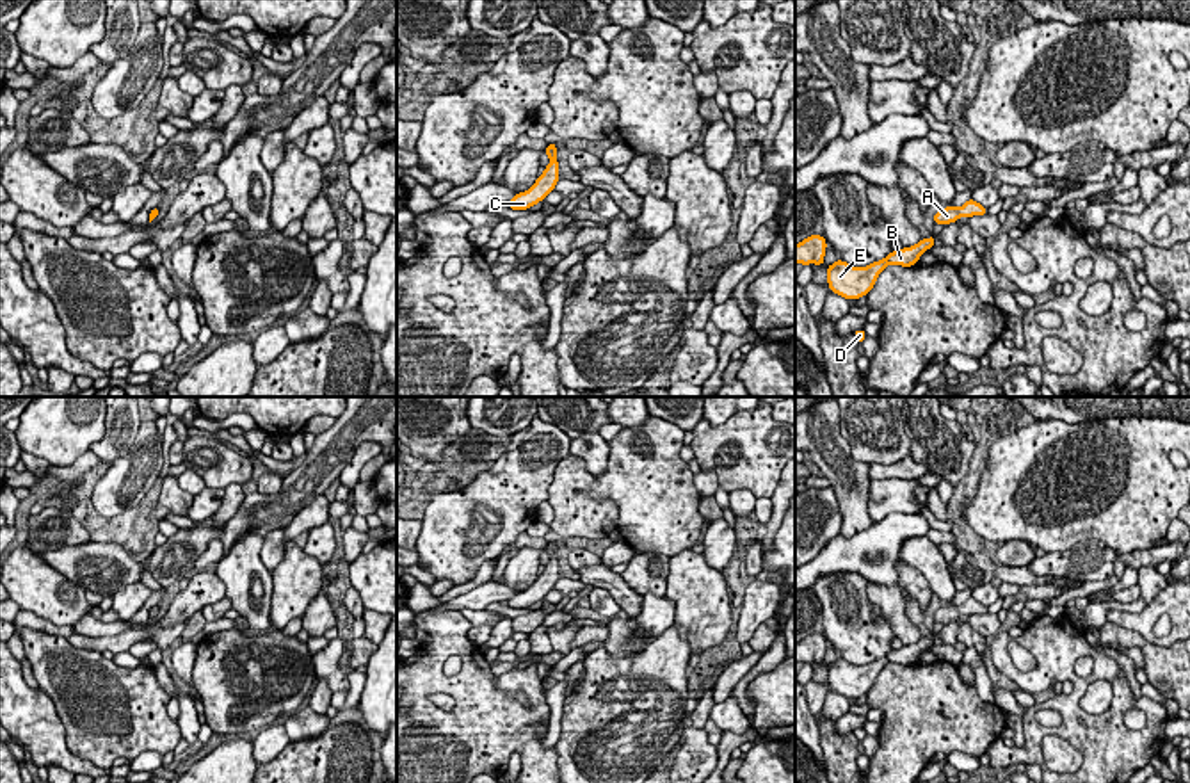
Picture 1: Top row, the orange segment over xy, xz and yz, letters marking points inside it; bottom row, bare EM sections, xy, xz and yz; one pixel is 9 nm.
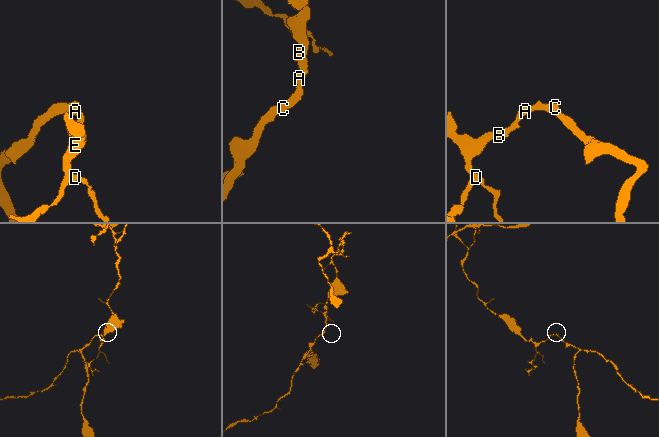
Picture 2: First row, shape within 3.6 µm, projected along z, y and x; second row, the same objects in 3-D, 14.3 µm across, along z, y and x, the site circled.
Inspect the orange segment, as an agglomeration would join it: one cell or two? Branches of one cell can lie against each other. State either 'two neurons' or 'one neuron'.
one neuron

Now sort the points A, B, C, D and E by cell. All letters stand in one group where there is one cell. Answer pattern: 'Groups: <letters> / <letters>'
Groups: A B C D E

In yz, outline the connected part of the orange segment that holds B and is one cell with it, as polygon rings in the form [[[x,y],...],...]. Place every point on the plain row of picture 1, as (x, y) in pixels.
[[[936,635],[921,637],[916,644],[902,646],[900,650],[889,651],[886,657],[873,660],[866,666],[854,666],[843,658],[836,658],[827,666],[827,683],[831,690],[845,696],[845,698],[859,698],[868,694],[873,687],[879,673],[889,664],[911,666],[916,664],[920,655],[932,648],[936,642]]]

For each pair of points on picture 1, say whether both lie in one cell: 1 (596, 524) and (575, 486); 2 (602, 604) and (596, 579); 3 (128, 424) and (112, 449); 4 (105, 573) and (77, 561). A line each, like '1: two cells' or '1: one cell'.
1: one cell
2: two cells
3: one cell
4: one cell

